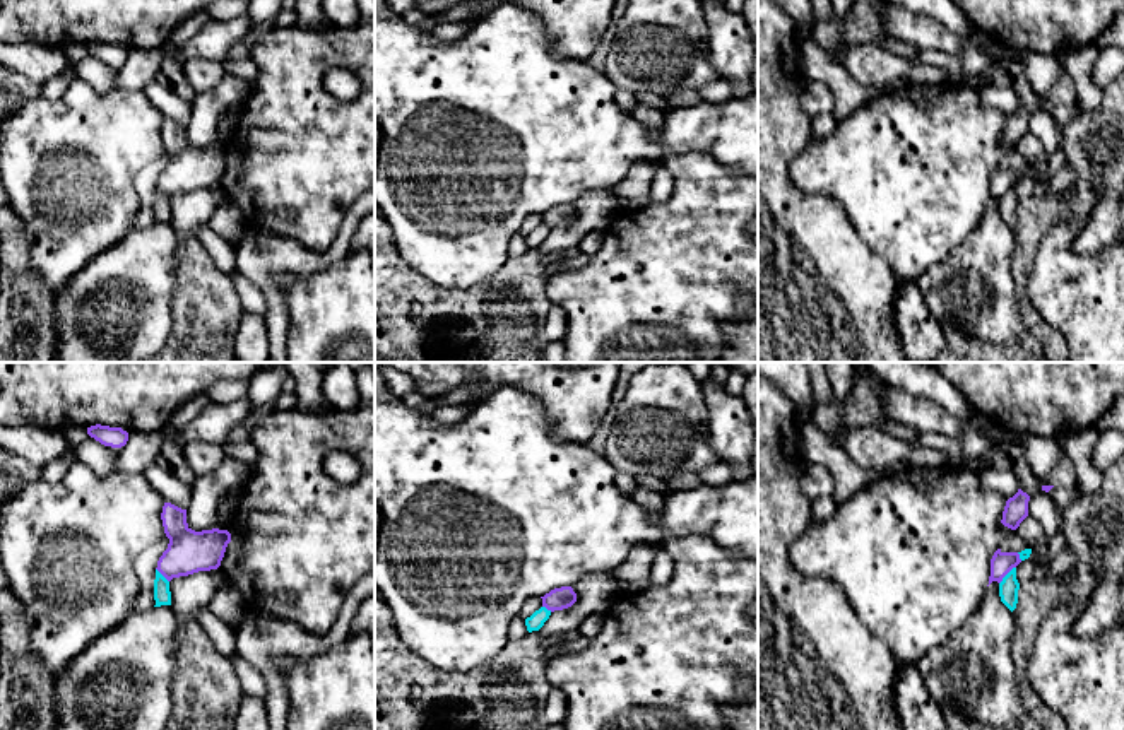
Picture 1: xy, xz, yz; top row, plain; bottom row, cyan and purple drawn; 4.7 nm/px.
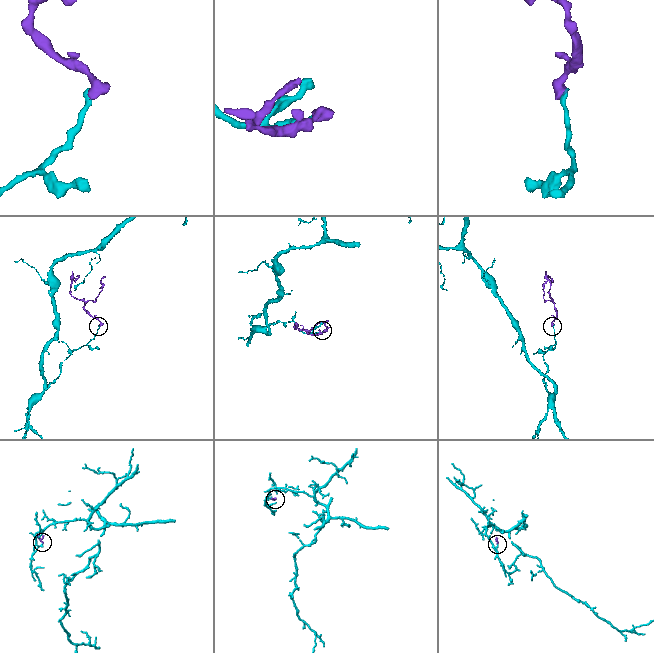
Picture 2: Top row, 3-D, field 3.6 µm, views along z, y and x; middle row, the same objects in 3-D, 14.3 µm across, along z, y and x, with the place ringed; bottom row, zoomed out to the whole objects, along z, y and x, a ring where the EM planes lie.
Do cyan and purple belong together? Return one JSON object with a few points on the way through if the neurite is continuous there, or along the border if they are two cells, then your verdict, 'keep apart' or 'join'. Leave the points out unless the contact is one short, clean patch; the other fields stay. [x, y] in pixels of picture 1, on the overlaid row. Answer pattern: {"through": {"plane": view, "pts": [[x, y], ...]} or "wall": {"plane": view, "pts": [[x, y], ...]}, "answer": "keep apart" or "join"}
{"wall": {"plane": "yz", "pts": [[1015, 566], [999, 583]]}, "answer": "keep apart"}

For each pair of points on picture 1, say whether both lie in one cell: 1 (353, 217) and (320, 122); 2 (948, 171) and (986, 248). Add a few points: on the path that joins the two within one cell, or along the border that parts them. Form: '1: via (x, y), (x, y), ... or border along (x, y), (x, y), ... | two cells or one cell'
1: border along (356, 199), (332, 241) | two cells
2: border along (987, 204), (981, 224), (948, 257) | two cells

